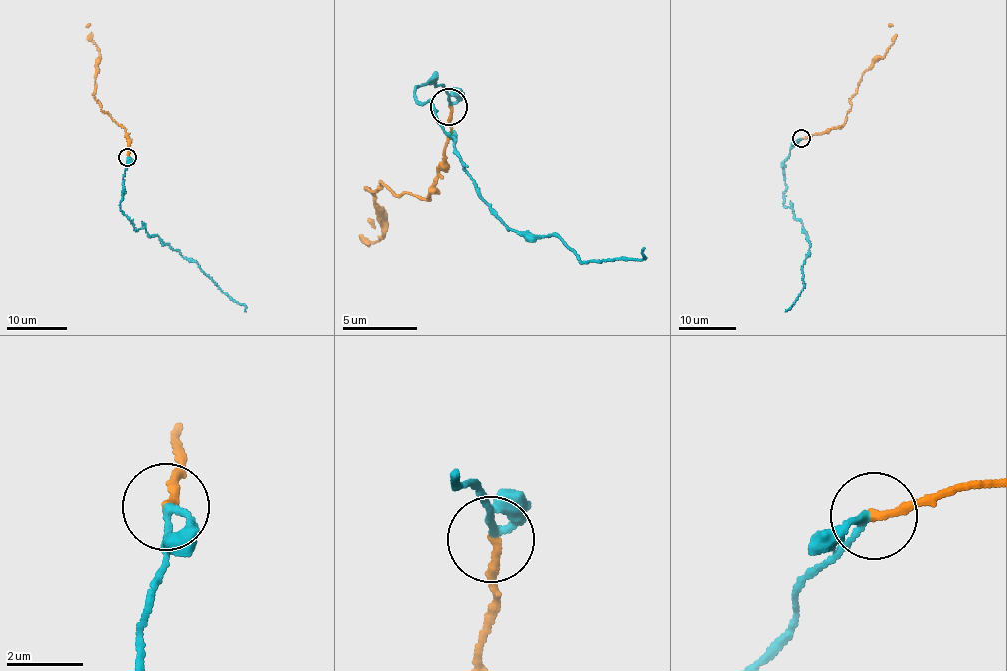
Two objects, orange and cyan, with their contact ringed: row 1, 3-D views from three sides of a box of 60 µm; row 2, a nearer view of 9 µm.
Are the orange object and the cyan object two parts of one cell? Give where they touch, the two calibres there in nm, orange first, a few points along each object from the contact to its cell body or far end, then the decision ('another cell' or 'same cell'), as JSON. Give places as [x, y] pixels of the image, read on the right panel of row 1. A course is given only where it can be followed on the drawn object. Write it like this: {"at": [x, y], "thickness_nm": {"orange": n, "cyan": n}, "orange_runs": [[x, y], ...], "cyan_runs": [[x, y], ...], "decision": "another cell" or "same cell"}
{"at": [801, 138], "thickness_nm": {"orange": 220, "cyan": 240}, "orange_runs": [[801, 138], [828, 132], [845, 122], [862, 74], [883, 56], [896, 37], [893, 26], [889, 26]], "cyan_runs": [[801, 138], [784, 162], [783, 204], [791, 208], [802, 225], [809, 245], [801, 272], [802, 290], [785, 311]], "decision": "same cell"}

